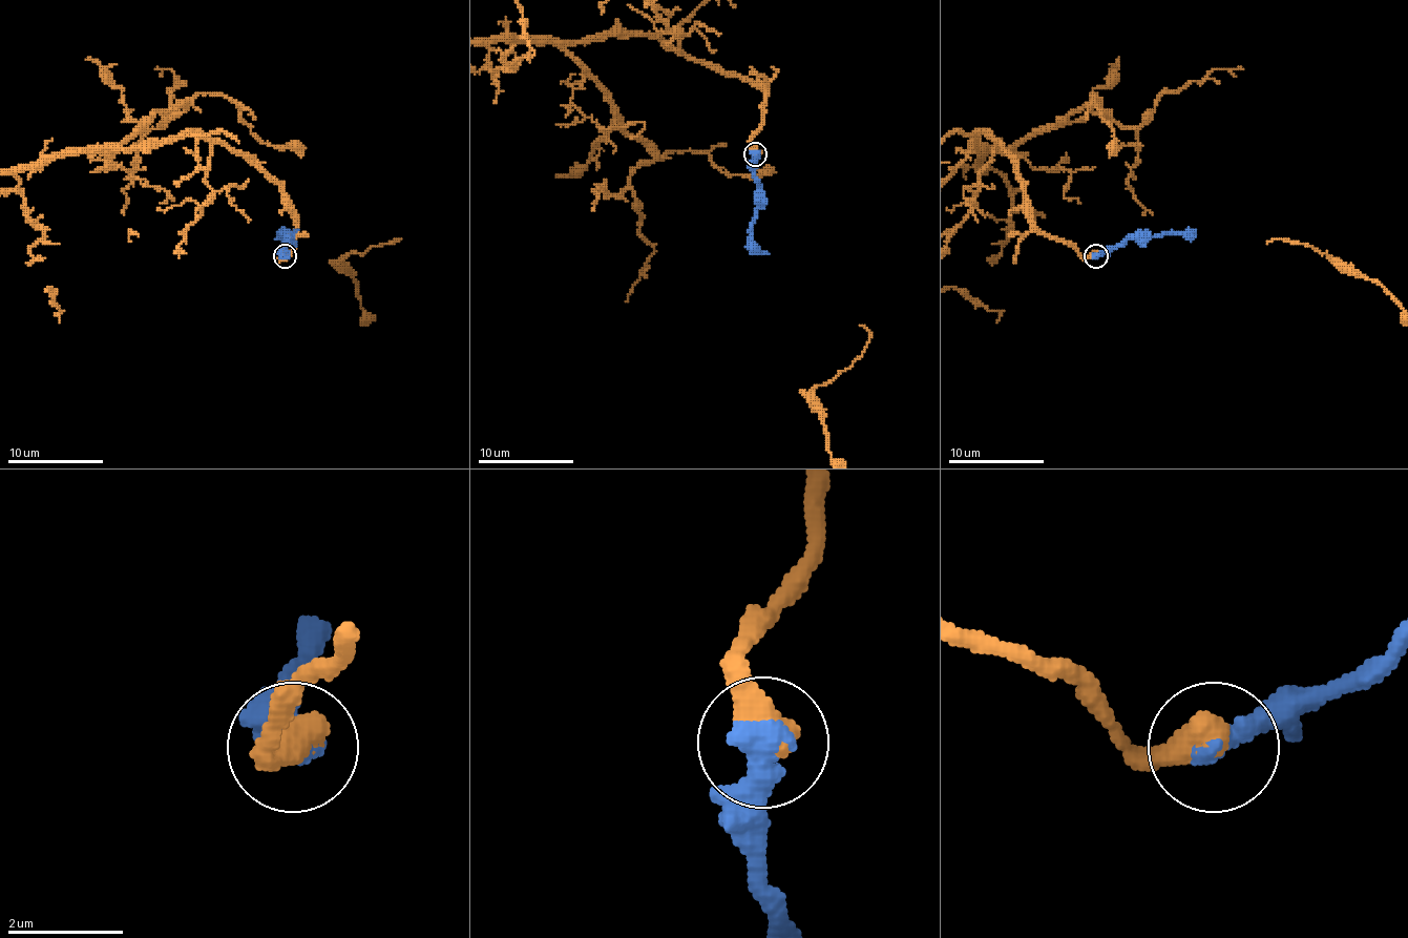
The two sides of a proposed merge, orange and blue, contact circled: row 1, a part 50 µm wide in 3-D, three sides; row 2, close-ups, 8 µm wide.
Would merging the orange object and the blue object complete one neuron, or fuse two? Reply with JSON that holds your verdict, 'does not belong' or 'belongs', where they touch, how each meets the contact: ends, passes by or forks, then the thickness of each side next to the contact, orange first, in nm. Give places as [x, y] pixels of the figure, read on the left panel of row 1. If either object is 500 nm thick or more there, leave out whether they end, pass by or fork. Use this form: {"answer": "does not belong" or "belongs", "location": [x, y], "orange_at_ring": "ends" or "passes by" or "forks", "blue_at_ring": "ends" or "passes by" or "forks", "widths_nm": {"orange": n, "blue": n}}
{"answer": "belongs", "location": [285, 256], "widths_nm": {"orange": 650, "blue": 550}}

